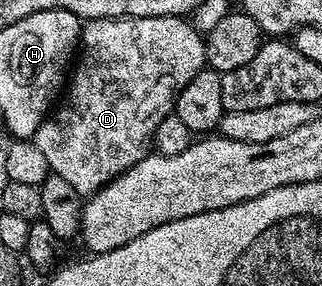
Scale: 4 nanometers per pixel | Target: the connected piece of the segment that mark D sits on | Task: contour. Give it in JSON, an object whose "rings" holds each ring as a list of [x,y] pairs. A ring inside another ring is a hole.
{"rings":[[[123,16],[120,20],[91,20],[80,29],[81,57],[69,80],[73,101],[57,113],[46,115],[31,137],[47,158],[50,173],[71,182],[78,197],[92,196],[147,155],[145,147],[150,147],[159,122],[174,111],[181,88],[206,67],[202,33],[197,33],[189,22],[179,16]]]}

